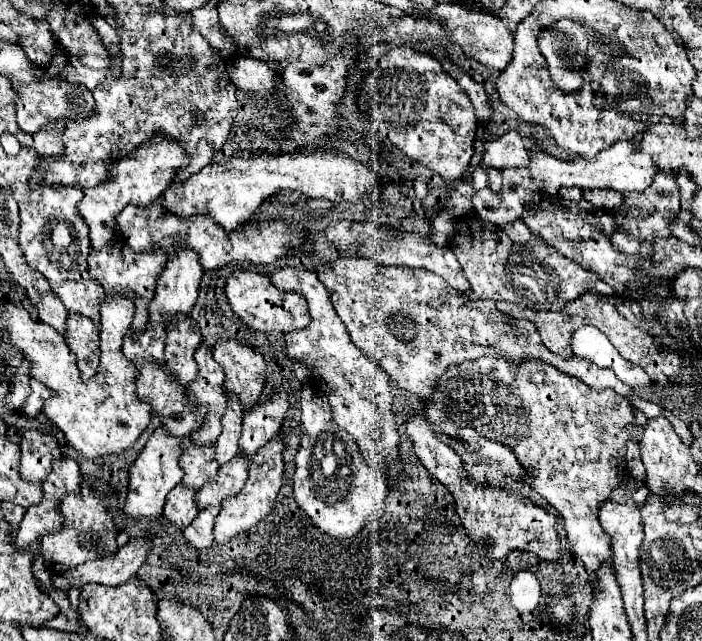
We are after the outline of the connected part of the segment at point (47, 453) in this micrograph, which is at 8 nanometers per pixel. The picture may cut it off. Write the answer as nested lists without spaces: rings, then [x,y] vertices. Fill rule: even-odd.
[[[24,432],[20,440],[20,474],[26,482],[42,484],[52,470],[52,450],[58,446],[52,434]]]

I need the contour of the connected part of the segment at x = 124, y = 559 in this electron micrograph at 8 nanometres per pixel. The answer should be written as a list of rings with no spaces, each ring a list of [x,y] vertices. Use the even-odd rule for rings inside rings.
[[[138,538],[120,548],[116,554],[100,558],[96,562],[84,562],[64,574],[52,576],[52,586],[68,592],[70,588],[82,588],[88,582],[104,586],[120,586],[120,582],[130,580],[142,566],[148,554],[148,540]]]

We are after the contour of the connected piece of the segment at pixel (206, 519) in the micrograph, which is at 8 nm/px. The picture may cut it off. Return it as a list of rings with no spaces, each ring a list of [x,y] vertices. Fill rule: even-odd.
[[[210,506],[208,510],[202,510],[192,524],[184,530],[184,540],[188,540],[188,546],[194,550],[206,550],[212,546],[212,528],[214,528],[214,520],[216,514],[220,512],[220,508]]]

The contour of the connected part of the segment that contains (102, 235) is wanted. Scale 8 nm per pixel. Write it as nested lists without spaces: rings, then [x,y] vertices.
[[[158,138],[158,142],[148,142],[148,146],[144,146],[144,150],[136,154],[136,158],[124,158],[116,162],[116,166],[112,166],[114,182],[110,182],[108,186],[96,186],[96,190],[86,190],[82,202],[78,204],[78,214],[90,228],[92,248],[100,250],[112,240],[118,228],[116,214],[120,214],[128,204],[140,208],[150,206],[172,182],[172,170],[176,170],[176,166],[184,166],[184,162],[188,162],[188,158],[178,146],[172,146],[168,138]]]

